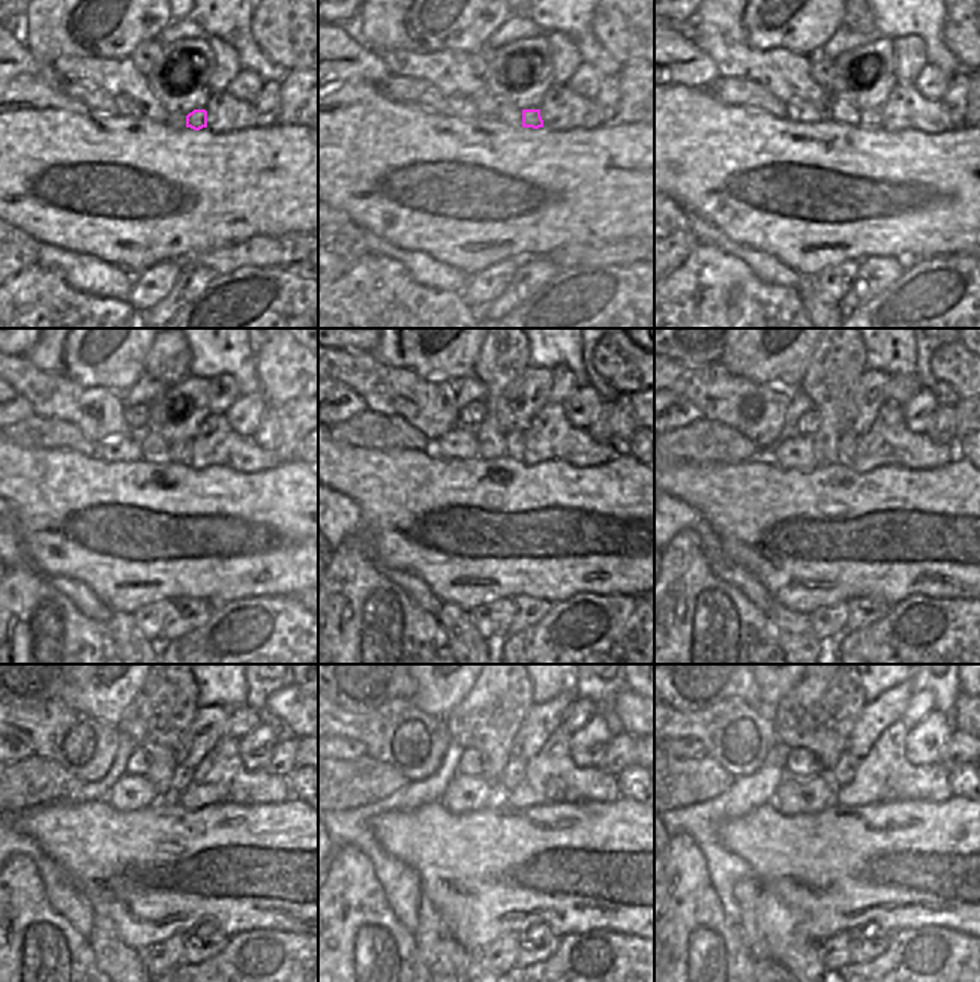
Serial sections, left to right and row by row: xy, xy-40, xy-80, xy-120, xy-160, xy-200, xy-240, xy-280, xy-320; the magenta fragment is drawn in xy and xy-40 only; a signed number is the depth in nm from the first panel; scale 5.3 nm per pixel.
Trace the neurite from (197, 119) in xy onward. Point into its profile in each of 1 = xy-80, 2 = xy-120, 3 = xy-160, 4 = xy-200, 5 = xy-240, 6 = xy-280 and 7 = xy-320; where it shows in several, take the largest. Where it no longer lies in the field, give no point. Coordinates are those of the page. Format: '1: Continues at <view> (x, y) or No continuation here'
1: Continues at xy-80 (868, 119)
2: Continues at xy-120 (180, 452)
3: Continues at xy-160 (515, 443)
4: Continues at xy-200 (848, 444)
5: Continues at xy-240 (180, 775)
6: Continues at xy-280 (514, 772)
7: Continues at xy-320 (844, 772)

